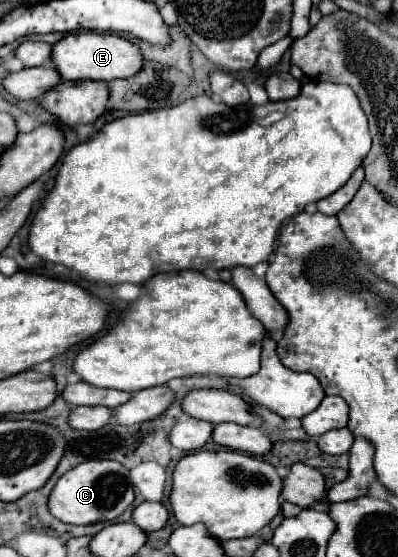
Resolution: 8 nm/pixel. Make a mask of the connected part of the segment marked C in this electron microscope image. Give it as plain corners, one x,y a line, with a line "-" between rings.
90,459
88,463
76,465
72,471
64,473
56,483
48,507
56,519
72,525
90,525
98,521
114,521
120,517
134,501
134,489
130,483
128,469
118,461

